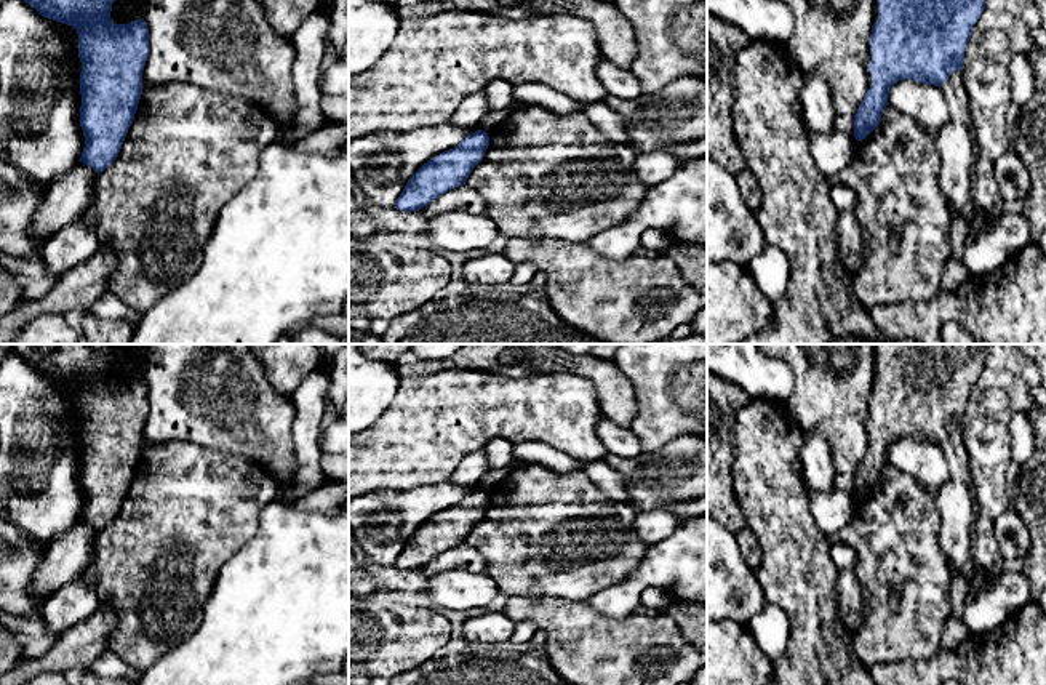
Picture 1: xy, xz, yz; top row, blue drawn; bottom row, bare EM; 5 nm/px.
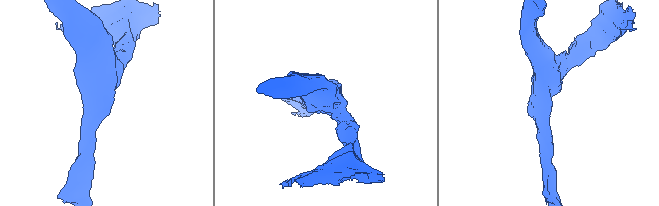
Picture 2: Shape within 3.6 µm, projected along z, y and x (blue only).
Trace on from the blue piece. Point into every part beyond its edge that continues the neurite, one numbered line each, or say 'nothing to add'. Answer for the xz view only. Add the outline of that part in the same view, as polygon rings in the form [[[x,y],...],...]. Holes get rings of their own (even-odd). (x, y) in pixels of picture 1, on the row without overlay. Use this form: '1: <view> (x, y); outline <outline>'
nothing to add

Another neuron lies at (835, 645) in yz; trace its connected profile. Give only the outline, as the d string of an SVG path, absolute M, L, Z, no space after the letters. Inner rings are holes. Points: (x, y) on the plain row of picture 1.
M750 399L733 419L733 491L744 512L745 527L753 531L761 549L757 579L761 584L765 602L781 608L790 626L785 653L773 659L776 675L768 685L876 685L854 655L851 631L840 618L835 600L840 568L830 559L832 541L819 528L811 512L806 483L795 466L795 461L801 458L803 439L803 429L782 399Z

